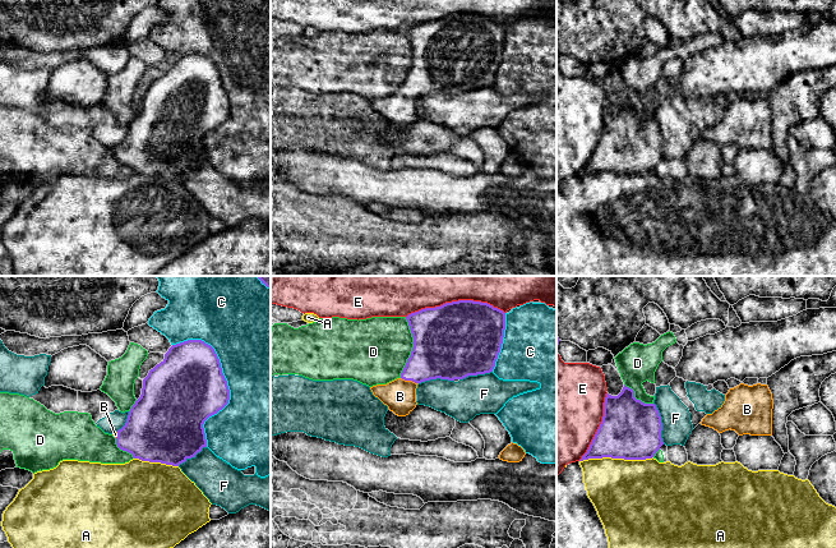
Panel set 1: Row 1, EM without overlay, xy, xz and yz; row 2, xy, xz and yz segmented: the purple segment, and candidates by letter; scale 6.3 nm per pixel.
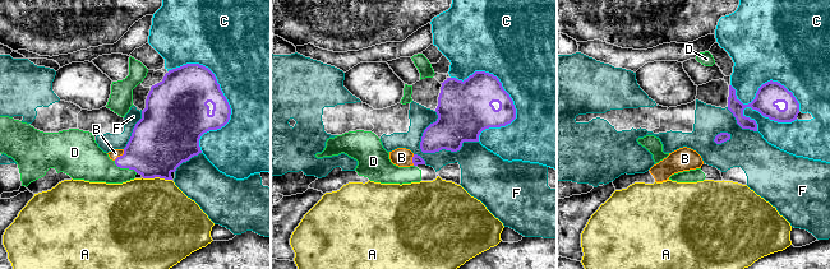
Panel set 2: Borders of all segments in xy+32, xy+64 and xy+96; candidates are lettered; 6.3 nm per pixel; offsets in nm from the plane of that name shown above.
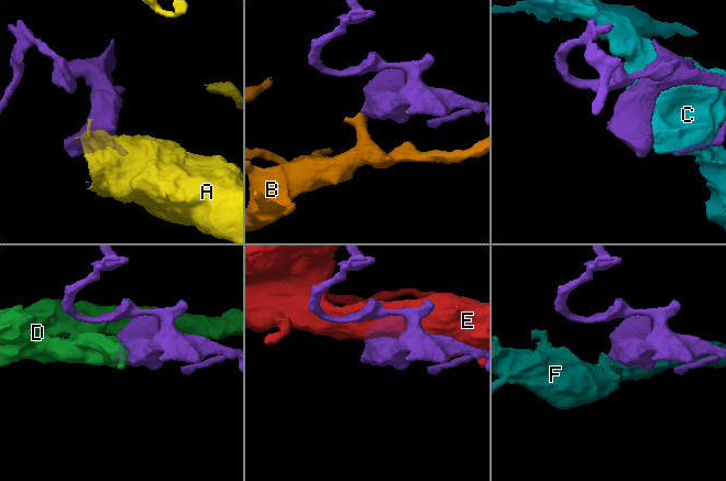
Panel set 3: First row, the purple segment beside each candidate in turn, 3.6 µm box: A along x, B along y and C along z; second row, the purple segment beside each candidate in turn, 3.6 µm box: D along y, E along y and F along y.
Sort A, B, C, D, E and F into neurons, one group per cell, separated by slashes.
A / B / C / D / E / F

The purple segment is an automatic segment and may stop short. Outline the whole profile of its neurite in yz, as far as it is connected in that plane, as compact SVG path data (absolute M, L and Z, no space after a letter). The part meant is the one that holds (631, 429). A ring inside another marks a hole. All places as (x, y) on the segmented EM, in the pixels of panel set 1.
M624 384L618 396L606 393L602 422L579 461L588 459L652 459L664 445L662 423L655 404L634 397Z

